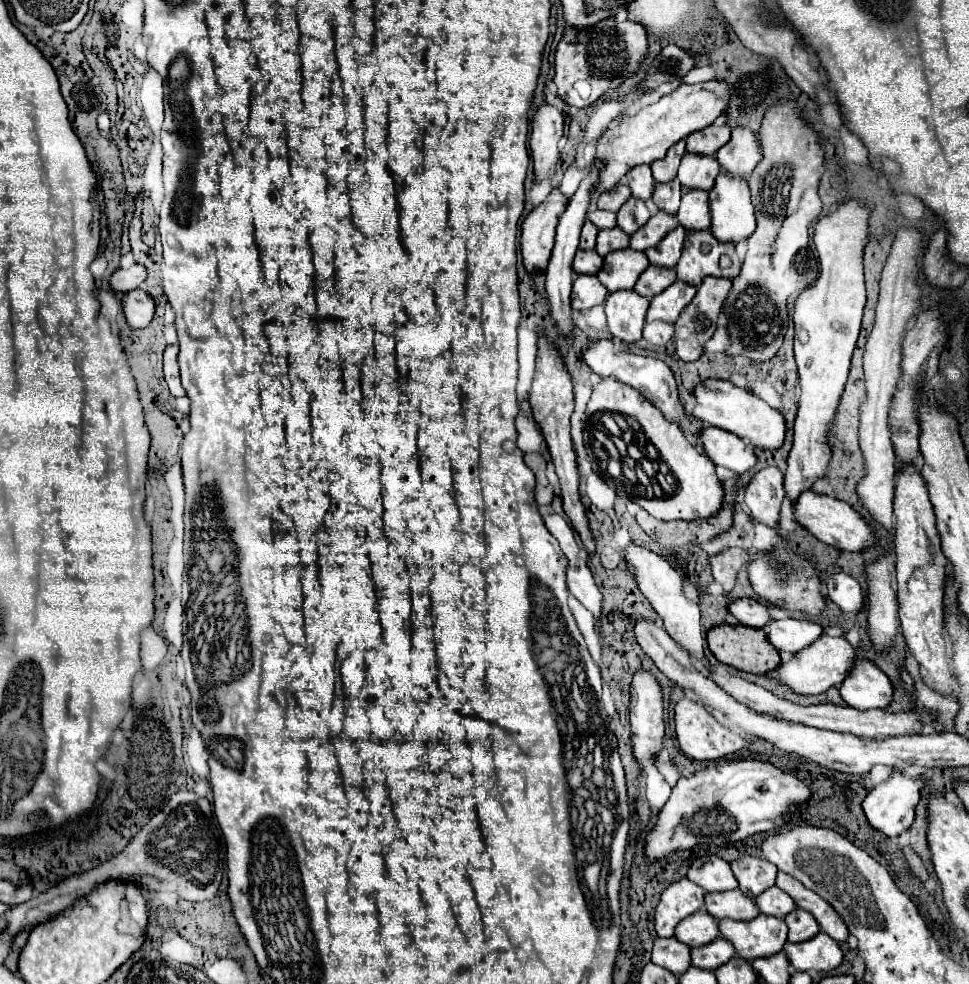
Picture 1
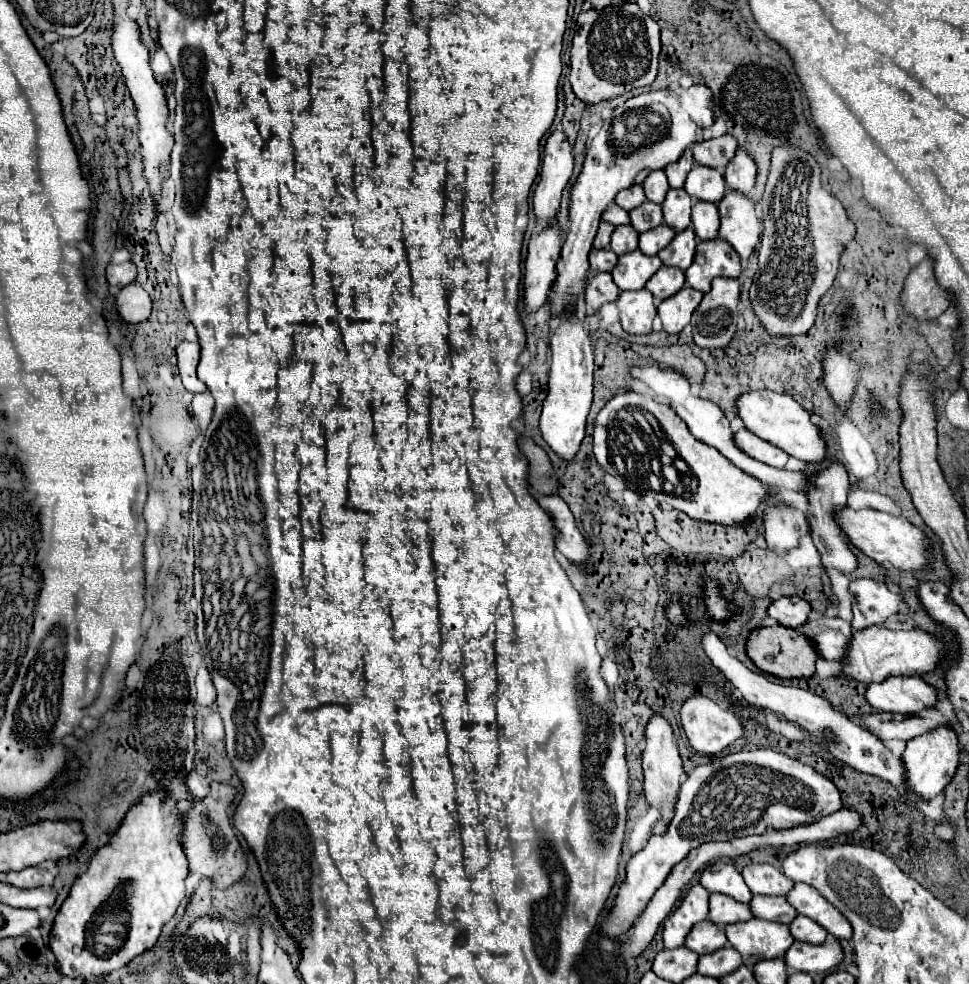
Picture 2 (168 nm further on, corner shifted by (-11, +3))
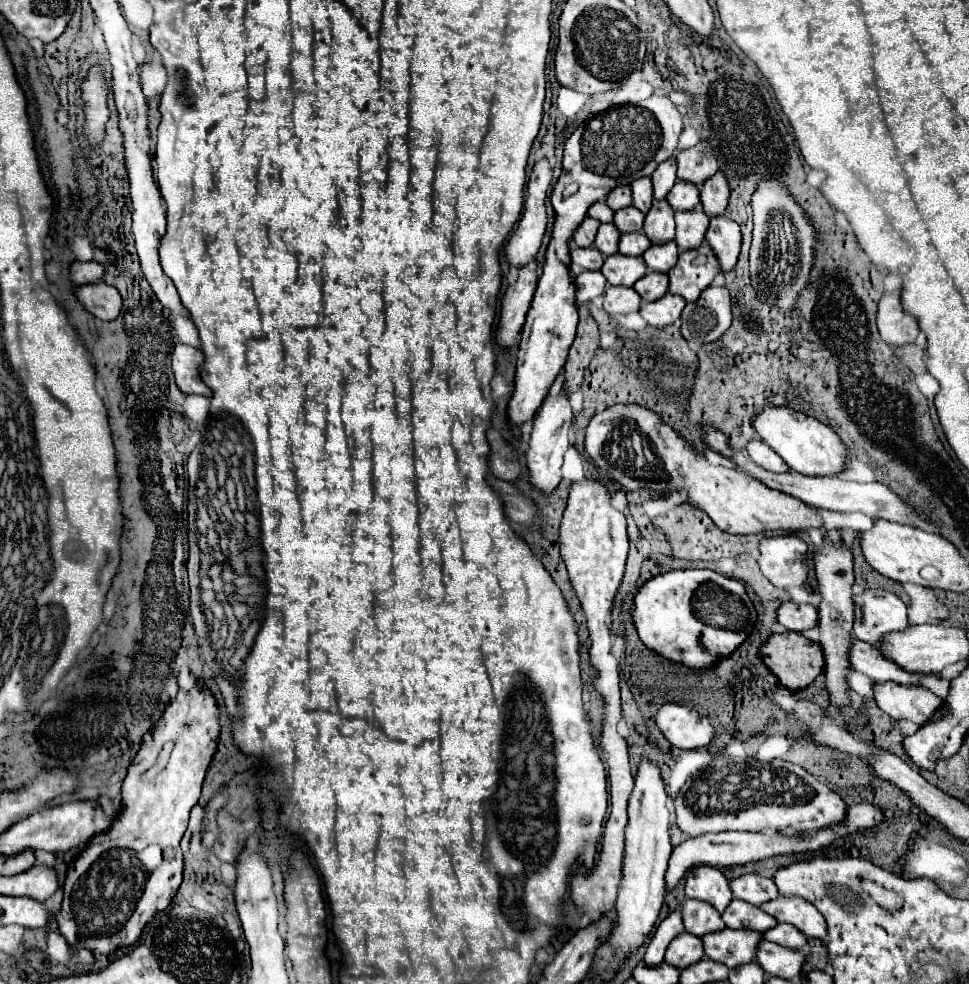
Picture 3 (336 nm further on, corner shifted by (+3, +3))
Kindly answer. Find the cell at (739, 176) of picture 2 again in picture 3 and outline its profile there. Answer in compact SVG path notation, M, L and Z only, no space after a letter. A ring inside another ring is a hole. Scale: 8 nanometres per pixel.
M713 175L701 187L701 205L707 217L723 215L727 209L729 199L729 185L725 183L725 175Z

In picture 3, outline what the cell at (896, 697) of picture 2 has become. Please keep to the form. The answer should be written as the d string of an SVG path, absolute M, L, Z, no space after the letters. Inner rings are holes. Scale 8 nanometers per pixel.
M897 683L875 685L875 701L893 719L907 719L919 727L941 711L945 701L927 687L901 687Z

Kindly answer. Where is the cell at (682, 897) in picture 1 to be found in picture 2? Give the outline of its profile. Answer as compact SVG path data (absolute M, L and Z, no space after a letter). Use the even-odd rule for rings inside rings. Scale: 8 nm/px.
M693 885L683 895L679 907L663 921L663 941L667 949L675 949L685 943L691 927L709 915L709 891L703 885Z

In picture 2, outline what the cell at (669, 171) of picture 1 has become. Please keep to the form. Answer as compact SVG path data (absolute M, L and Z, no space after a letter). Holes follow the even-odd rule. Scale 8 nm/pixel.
M685 149L683 155L681 155L675 163L671 163L671 165L667 165L667 167L663 169L665 175L667 175L667 179L669 179L669 185L671 185L673 189L679 189L679 187L685 185L687 173L691 171L693 163L695 163L695 161L693 161L693 153L691 153L691 149Z

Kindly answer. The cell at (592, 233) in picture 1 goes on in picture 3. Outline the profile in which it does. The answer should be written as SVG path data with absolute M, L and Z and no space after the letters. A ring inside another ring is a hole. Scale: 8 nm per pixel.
M585 217L583 223L573 233L573 243L577 243L577 247L589 247L589 245L593 245L593 239L597 235L597 227L599 227L597 219Z

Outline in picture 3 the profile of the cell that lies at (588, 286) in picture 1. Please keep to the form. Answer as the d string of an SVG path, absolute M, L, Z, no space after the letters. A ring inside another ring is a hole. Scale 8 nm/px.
M583 271L575 277L575 291L577 291L577 303L587 303L593 297L603 295L605 289L605 277L601 271Z

